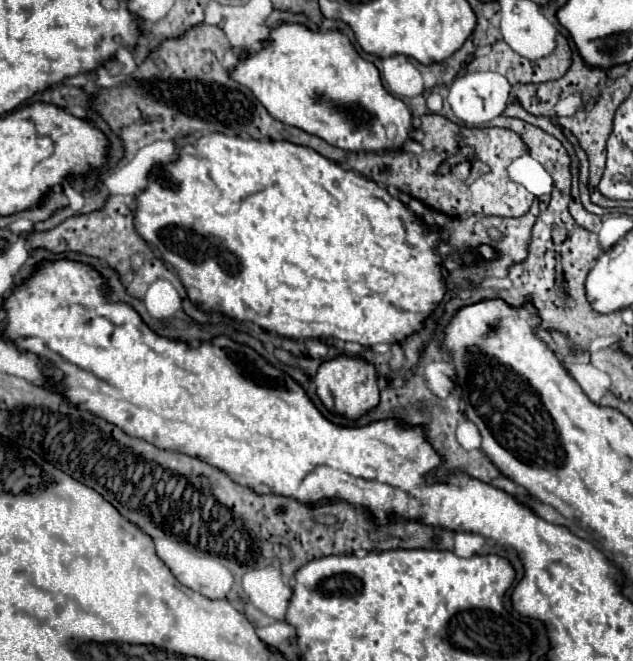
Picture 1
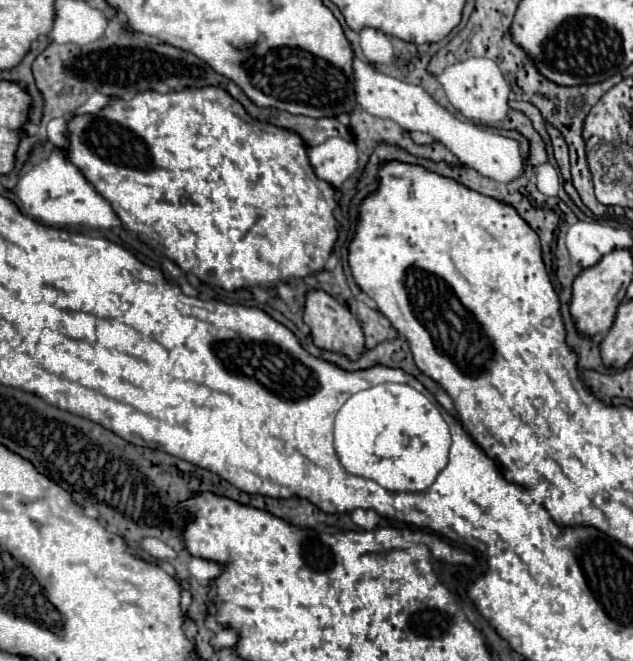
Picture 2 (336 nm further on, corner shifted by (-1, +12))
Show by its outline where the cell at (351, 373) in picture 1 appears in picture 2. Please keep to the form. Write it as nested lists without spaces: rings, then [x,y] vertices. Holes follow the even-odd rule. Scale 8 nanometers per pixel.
[[[309,290],[305,294],[303,320],[311,328],[315,346],[319,346],[323,350],[347,354],[351,360],[357,360],[359,354],[365,350],[365,338],[363,338],[363,330],[361,330],[361,324],[357,322],[357,318],[351,314],[351,310],[345,304],[341,304],[339,300],[329,296],[325,290]]]

